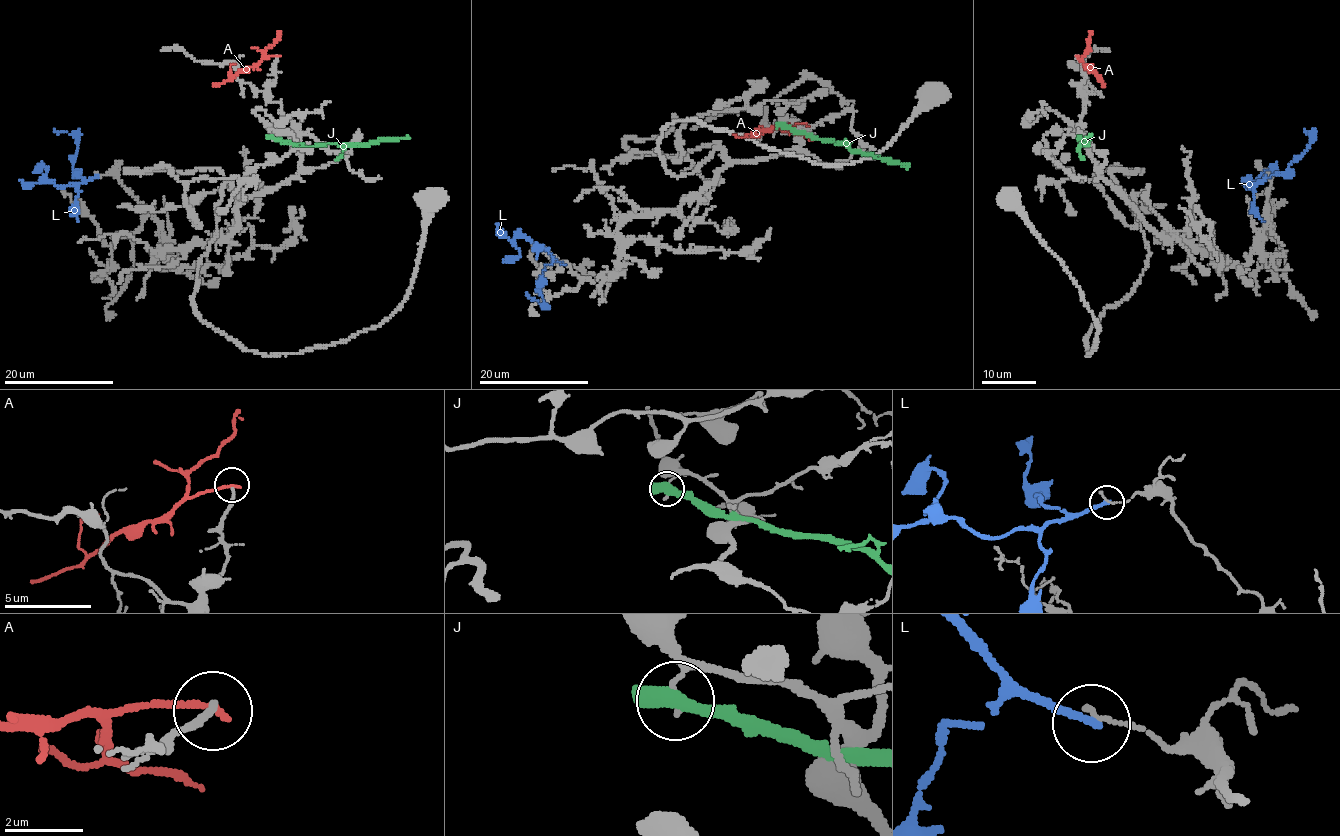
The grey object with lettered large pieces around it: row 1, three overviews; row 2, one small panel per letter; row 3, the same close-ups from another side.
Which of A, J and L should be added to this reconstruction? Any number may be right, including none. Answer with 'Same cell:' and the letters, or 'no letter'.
Same cell: no letter

